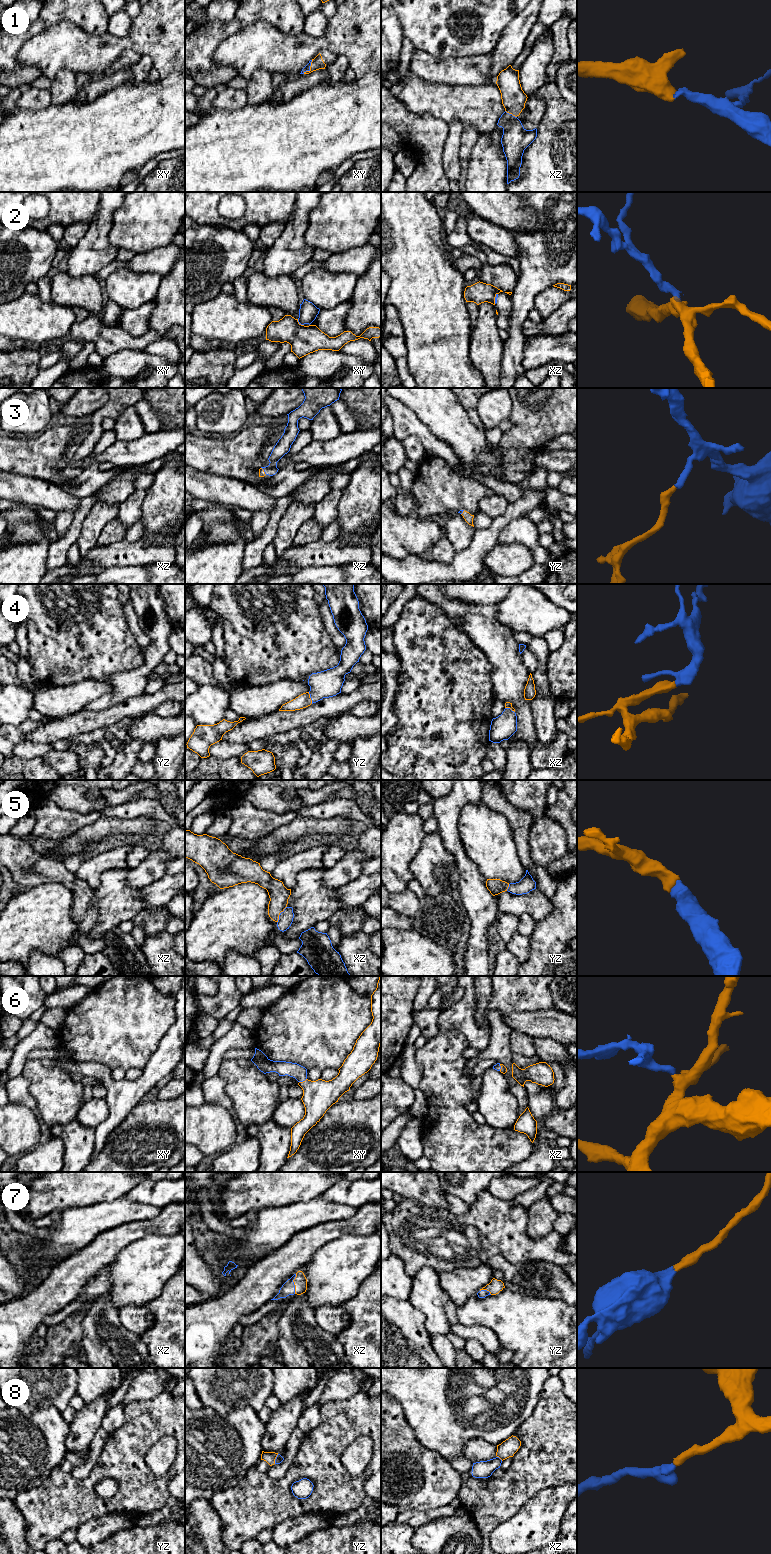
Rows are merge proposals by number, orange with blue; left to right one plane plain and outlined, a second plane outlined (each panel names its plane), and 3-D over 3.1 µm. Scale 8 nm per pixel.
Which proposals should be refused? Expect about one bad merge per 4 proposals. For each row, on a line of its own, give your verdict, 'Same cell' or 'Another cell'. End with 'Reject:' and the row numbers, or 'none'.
1: Same cell
2: Another cell
3: Same cell
4: Same cell
5: Same cell
6: Same cell
7: Same cell
8: Same cell
Reject: 2

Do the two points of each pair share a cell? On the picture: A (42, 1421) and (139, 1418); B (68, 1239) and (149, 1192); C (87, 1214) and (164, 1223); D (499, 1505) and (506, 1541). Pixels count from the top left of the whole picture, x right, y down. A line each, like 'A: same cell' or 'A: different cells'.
A: different cells
B: different cells
C: different cells
D: different cells

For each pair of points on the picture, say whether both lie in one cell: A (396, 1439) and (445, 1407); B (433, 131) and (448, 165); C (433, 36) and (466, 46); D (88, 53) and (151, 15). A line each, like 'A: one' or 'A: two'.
A: two
B: two
C: one
D: one

